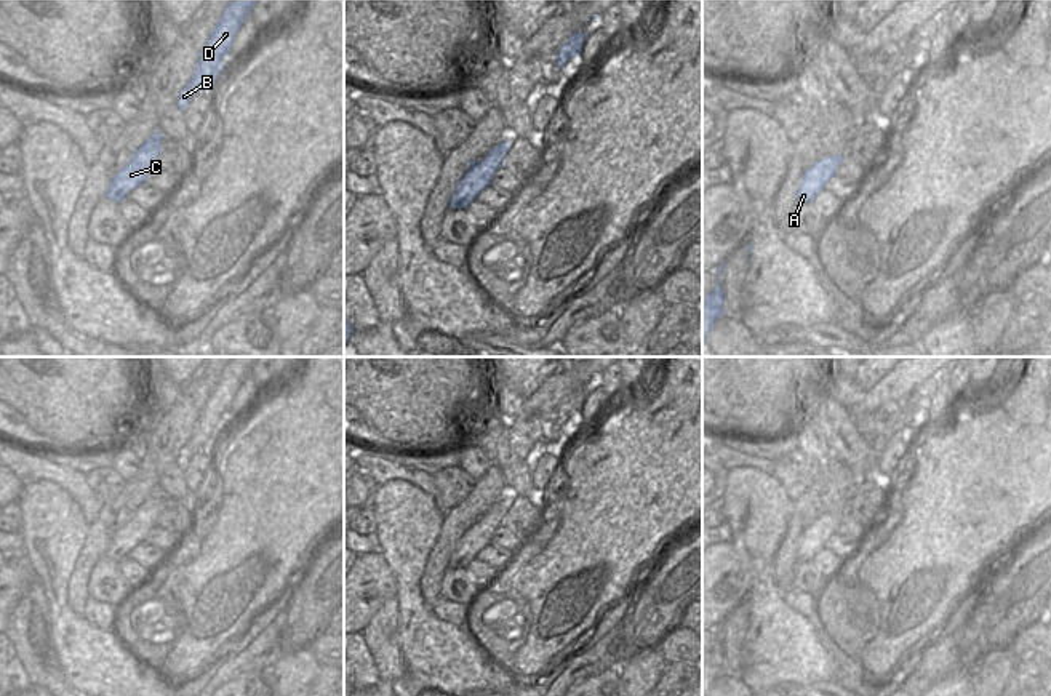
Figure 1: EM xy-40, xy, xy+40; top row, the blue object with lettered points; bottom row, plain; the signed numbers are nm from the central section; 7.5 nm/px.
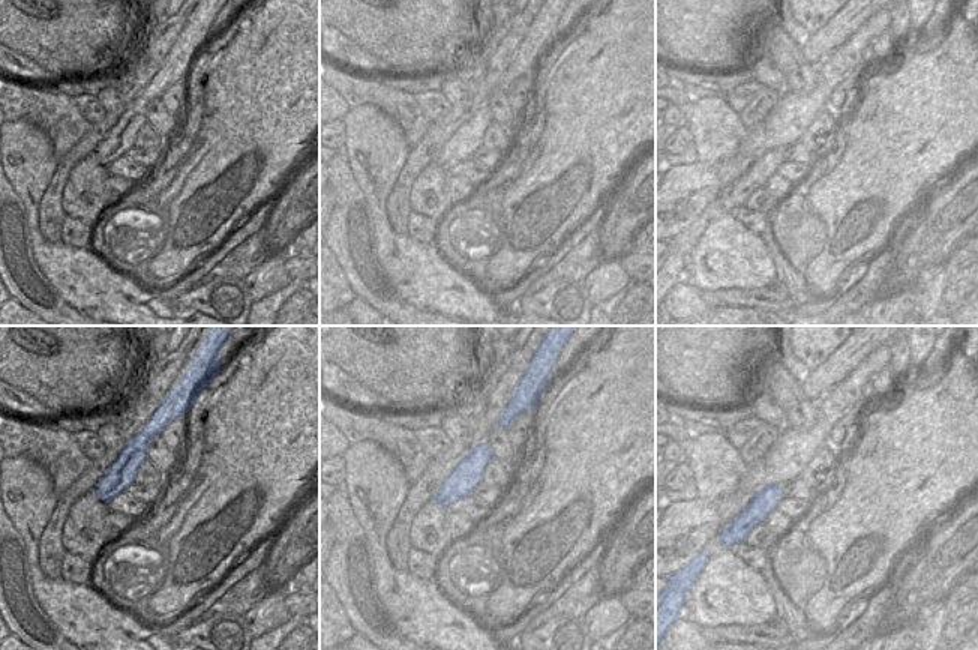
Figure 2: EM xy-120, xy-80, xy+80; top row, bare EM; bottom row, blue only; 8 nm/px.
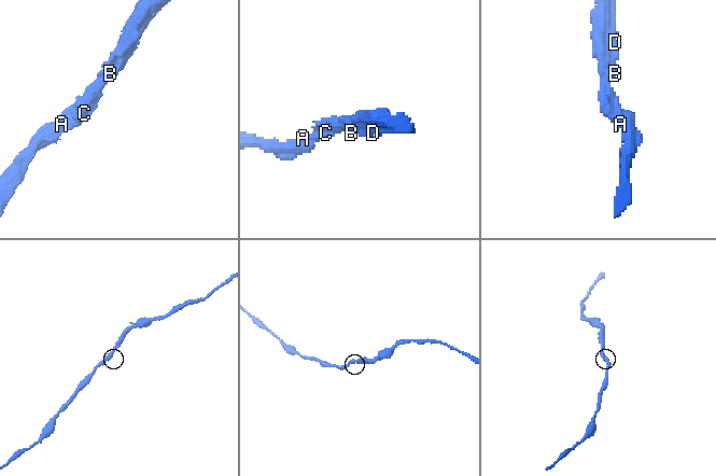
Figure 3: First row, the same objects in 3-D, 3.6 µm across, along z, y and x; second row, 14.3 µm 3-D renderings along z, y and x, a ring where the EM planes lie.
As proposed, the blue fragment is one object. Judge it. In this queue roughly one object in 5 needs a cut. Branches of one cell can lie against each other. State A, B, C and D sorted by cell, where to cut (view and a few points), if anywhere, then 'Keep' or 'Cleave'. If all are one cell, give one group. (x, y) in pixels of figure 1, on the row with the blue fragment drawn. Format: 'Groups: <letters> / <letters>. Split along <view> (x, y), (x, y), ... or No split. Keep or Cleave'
Groups: A B C D. No split. Keep

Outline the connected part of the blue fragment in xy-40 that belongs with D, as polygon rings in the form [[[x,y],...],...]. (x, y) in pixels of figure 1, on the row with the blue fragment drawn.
[[[232,0],[218,26],[213,29],[205,50],[200,53],[200,59],[195,70],[187,83],[187,86],[179,91],[178,107],[184,112],[189,99],[200,91],[210,91],[214,86],[219,74],[226,69],[224,59],[227,58],[234,37],[251,14],[258,0]]]

